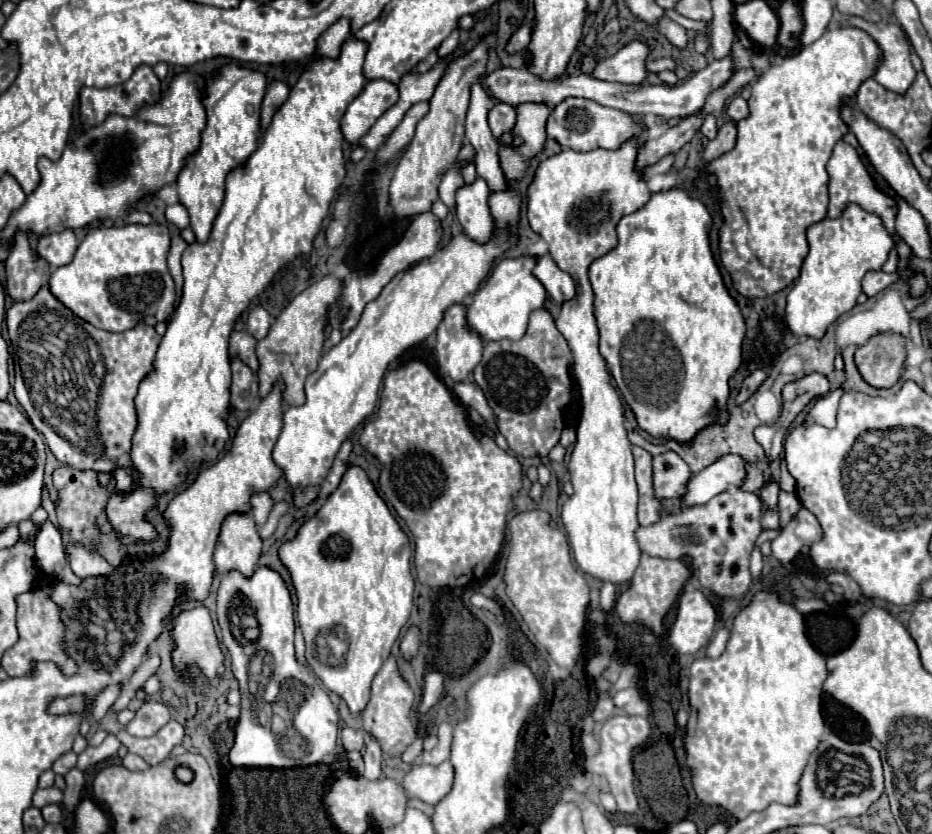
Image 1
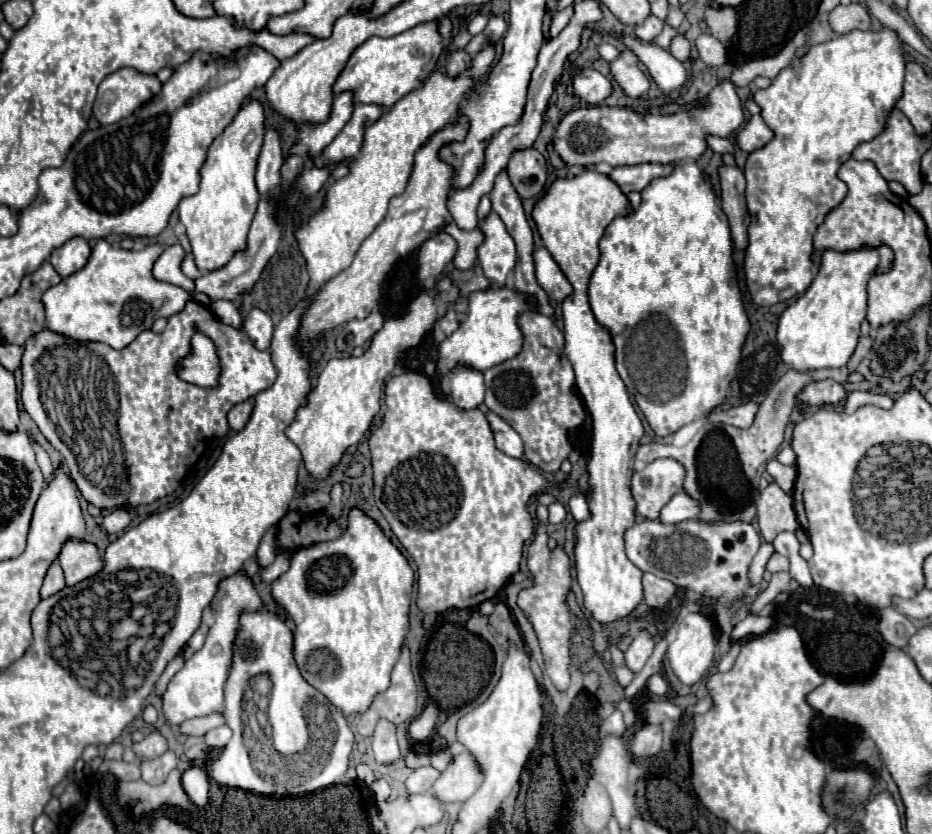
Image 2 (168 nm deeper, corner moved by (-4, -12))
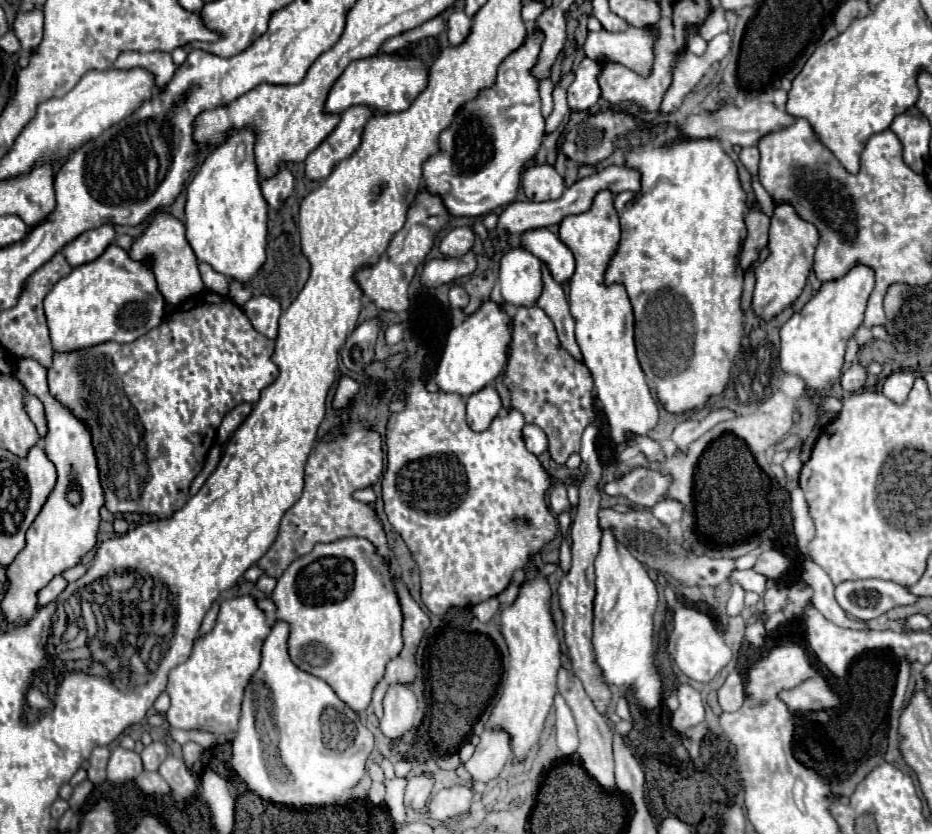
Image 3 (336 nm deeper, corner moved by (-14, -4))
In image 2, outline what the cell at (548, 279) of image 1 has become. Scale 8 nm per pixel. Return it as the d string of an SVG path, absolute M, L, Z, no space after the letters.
M536 248L534 250L534 264L536 264L536 278L542 290L548 294L550 300L562 302L566 296L570 296L572 286L566 280L564 272L556 264L556 260L550 256L546 248Z

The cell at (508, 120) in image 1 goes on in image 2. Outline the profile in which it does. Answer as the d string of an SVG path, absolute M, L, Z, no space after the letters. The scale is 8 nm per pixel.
M520 150L508 162L508 178L520 198L538 198L548 180L548 166L544 156L534 150Z

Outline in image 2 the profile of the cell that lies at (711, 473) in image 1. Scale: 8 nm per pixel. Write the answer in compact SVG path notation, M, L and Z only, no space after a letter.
M680 492L660 510L658 520L664 524L678 524L678 522L694 518L698 512L700 512L698 504L686 492Z

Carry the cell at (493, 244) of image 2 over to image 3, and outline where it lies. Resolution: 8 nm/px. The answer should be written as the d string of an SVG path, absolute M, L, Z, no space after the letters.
M524 246L508 248L500 258L498 280L508 306L532 306L542 292L540 260Z

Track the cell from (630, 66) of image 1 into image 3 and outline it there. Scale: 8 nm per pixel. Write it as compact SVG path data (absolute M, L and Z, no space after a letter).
M584 58L576 72L574 72L574 82L568 86L568 106L574 112L584 112L592 108L598 98L600 98L600 86L598 86L598 76L602 72L602 64L596 60Z

